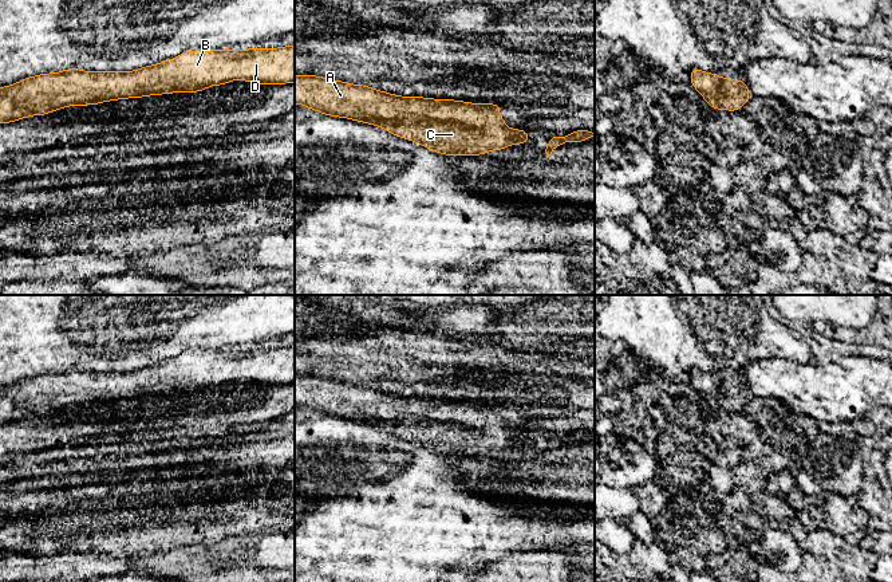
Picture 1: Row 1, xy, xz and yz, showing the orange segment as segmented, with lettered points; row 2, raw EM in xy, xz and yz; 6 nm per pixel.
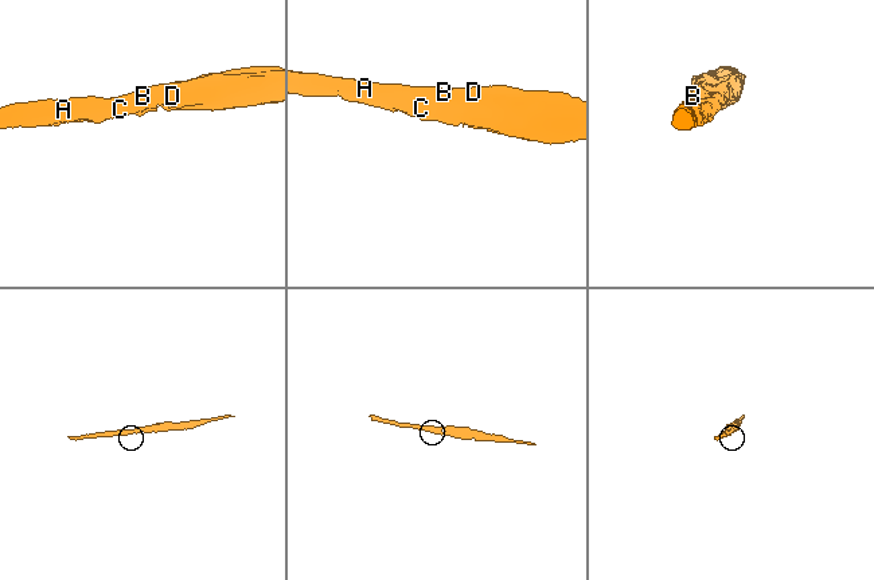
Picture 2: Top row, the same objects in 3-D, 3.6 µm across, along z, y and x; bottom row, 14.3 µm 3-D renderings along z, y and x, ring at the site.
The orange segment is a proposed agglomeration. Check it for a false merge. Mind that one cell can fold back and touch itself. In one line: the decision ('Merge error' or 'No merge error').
No merge error

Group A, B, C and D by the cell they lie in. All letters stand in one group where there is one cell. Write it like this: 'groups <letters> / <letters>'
groups A B C D

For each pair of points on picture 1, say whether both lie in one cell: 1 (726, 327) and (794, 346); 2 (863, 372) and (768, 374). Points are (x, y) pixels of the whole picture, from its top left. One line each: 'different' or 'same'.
1: same
2: same

